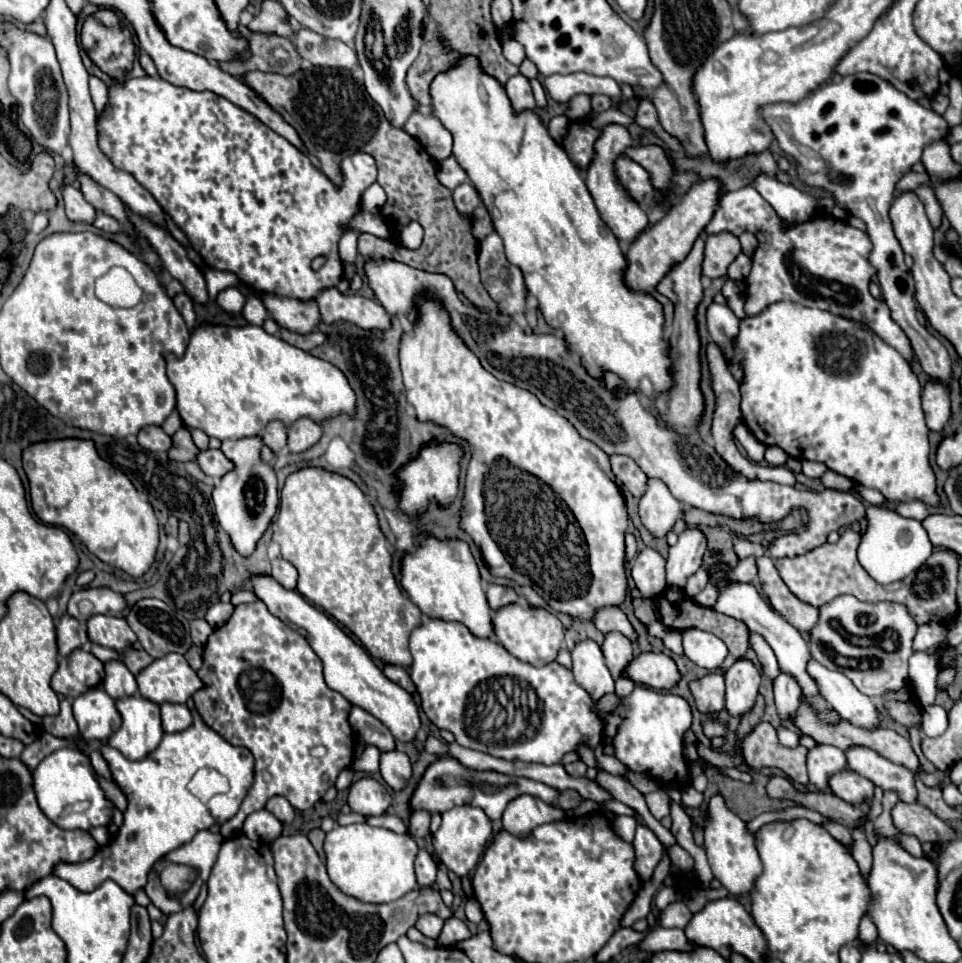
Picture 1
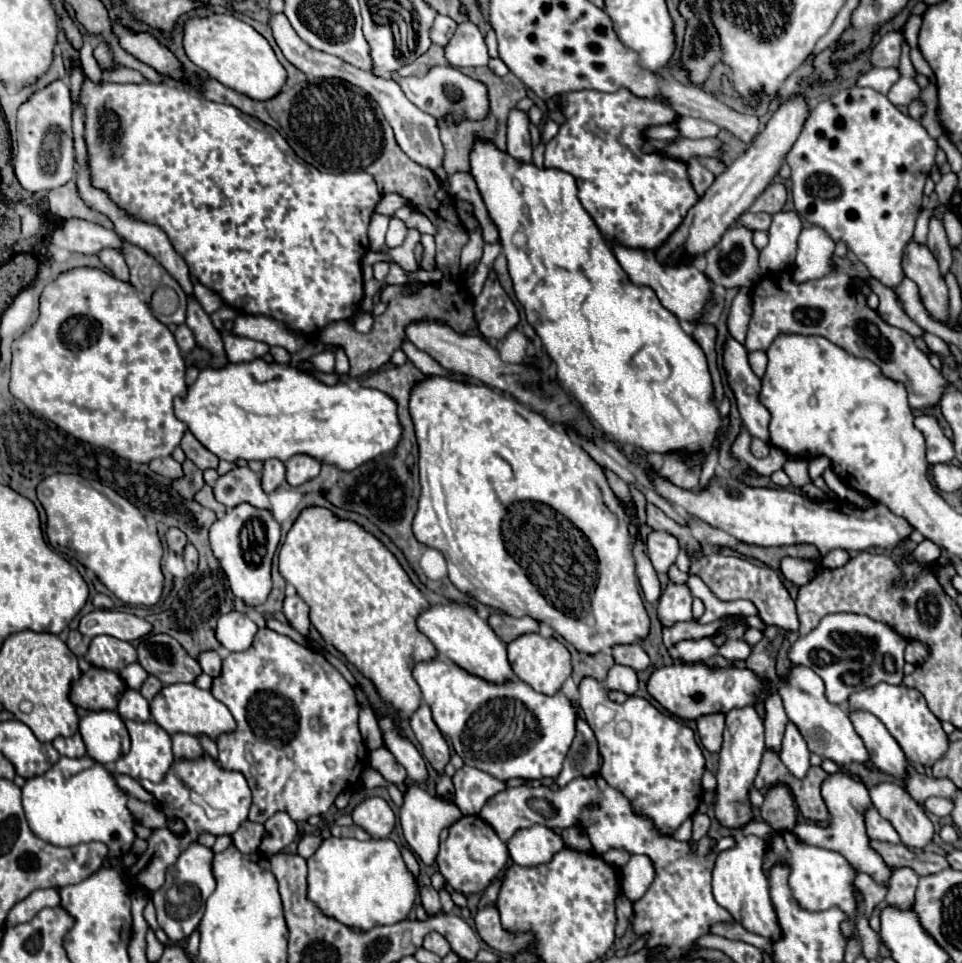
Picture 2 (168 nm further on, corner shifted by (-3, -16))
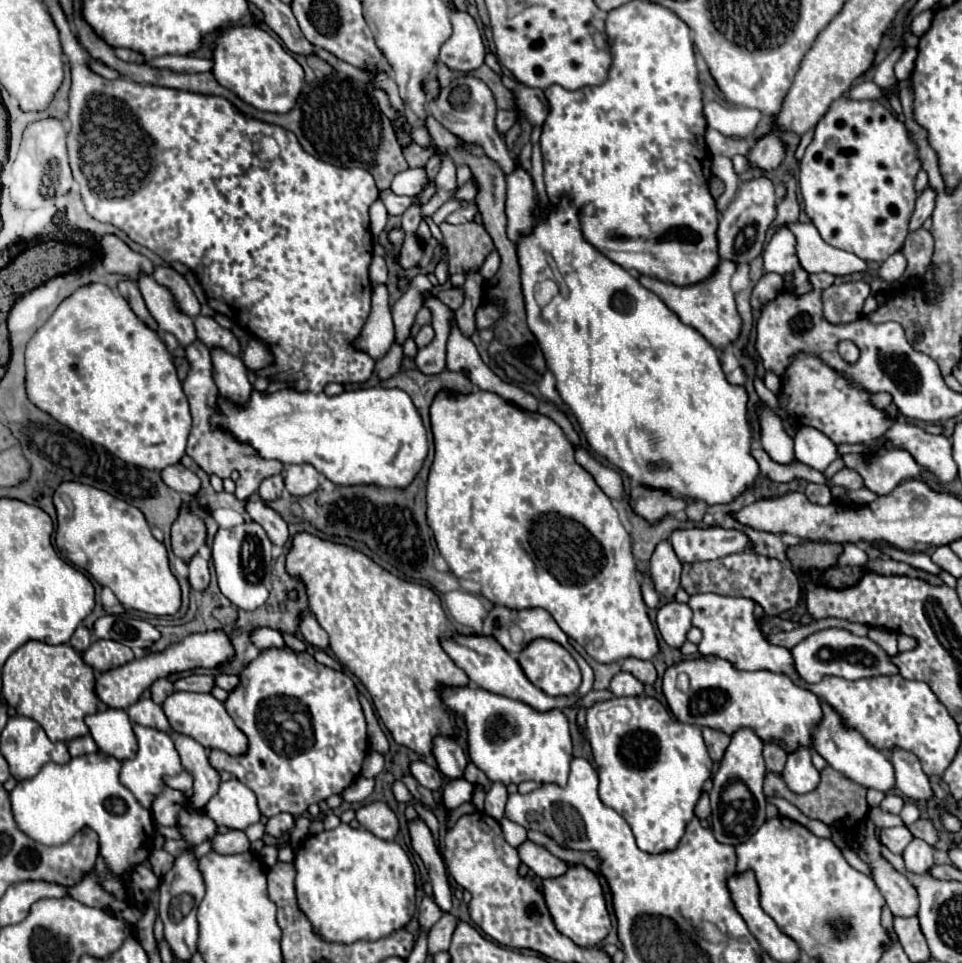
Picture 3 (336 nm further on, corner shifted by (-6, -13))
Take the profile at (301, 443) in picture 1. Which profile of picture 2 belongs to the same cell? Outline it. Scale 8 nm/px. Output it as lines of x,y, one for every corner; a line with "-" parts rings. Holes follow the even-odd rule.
306,454
292,456
284,464
286,464
286,482
292,486
300,486
300,484
316,478
320,474
320,466
322,466
318,460
314,460
312,456
306,456

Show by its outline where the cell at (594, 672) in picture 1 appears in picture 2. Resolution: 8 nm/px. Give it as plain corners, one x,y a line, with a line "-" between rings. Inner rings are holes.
584,676
580,682
580,698
578,698
588,724
592,726
602,756
600,776
616,790
620,790
636,812
648,816
662,834
670,834
684,820
688,820
702,802
702,774
704,774
704,756
696,742
696,732
686,722
660,712
648,700
638,696
630,696
624,704
612,702
608,698
608,690
594,676

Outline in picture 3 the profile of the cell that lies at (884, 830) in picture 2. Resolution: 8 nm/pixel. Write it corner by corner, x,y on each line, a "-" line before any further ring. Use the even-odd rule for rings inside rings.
893,827
893,829
883,829
881,831
881,843
887,845
887,849
895,855
901,855
903,849
909,845
909,841
913,839
911,831
907,827

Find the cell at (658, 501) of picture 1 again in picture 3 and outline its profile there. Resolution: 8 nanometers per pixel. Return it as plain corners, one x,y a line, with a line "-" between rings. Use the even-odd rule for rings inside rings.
661,541
651,557
651,569
649,577
653,581
655,591
671,601
679,589
679,577
681,577
681,561
677,559
673,547
669,541

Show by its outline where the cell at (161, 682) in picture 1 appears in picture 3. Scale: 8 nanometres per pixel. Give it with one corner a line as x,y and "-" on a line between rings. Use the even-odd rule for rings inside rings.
175,691
173,695
169,695
165,699
163,711
165,711
165,715
167,715
167,719
169,719
175,733
193,737
205,749
221,749
221,751
225,751
229,755
245,755
247,753
245,733
233,723
233,719
225,711
225,705
221,701
217,701
213,695

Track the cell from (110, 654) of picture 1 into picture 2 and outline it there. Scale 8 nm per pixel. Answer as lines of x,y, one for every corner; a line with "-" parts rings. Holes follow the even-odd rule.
132,663
124,668
119,675
130,688
139,690
148,673
138,663

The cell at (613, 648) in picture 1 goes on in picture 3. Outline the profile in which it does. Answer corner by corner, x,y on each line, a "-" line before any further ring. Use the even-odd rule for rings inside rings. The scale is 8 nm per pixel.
617,673
611,681
611,687
609,691
615,695
615,697
637,697
643,693
643,685
631,675
631,673

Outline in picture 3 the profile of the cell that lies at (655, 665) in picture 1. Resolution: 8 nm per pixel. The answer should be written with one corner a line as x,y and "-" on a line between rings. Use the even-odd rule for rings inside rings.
697,657
697,659
687,659
681,661
673,667
669,667
663,675
663,693
669,703
671,713
677,717
681,723
697,725
697,727
711,727
711,729
721,729
729,737
737,729
751,729
763,743
777,743
781,745
787,753
795,753
797,749
813,749
813,731
819,727
823,719
821,711
821,701
817,695
811,691
797,687
787,675
777,675
771,671
739,671
735,669
729,661
719,659
719,657
-
687,673
691,679
691,691
689,695
677,689
677,675

